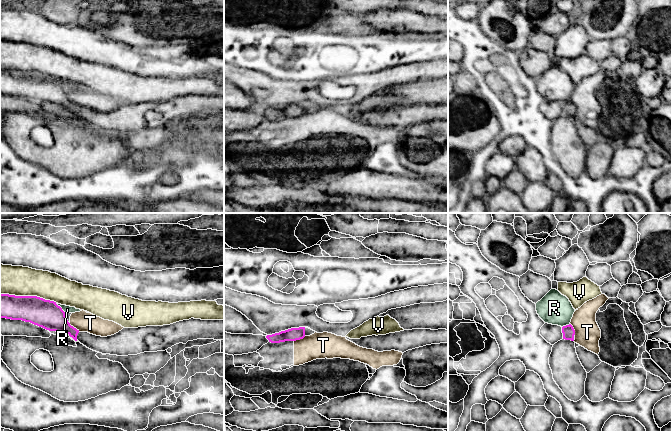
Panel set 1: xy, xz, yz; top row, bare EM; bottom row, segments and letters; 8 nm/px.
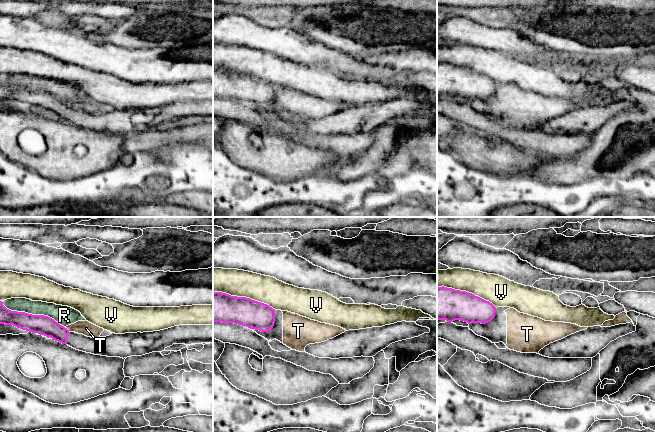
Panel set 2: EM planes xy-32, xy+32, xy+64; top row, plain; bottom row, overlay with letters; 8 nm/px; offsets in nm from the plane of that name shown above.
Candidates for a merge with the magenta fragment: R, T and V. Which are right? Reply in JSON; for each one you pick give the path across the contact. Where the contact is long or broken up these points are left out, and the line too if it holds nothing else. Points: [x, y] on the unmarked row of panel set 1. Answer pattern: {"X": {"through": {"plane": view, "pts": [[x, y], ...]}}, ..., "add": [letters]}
{"add": []}

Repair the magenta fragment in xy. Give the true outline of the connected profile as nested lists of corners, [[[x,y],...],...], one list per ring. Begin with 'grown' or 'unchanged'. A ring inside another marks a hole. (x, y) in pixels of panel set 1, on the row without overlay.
grown; [[[0,70],[0,94],[22,96],[49,107],[65,109],[93,127],[117,132],[165,127],[176,120],[197,115],[224,115],[224,96],[194,94],[163,102],[123,104],[111,112],[96,112],[71,102],[56,78],[37,72]]]

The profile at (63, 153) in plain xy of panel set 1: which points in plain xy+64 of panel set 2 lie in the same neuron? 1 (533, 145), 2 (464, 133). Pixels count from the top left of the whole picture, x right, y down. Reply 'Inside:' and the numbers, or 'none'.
Inside: 2

